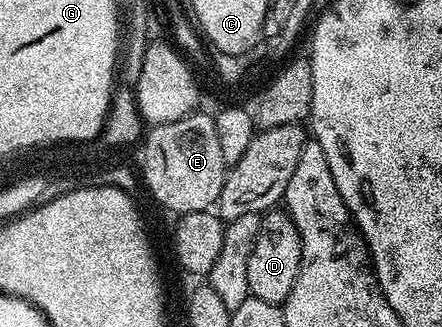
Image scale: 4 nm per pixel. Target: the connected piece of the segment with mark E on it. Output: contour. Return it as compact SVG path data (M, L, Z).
M197 109L178 121L157 123L143 136L144 147L144 183L148 191L168 211L176 211L177 216L195 211L206 211L217 206L226 174L226 164L218 142L218 129L211 114L203 115Z

